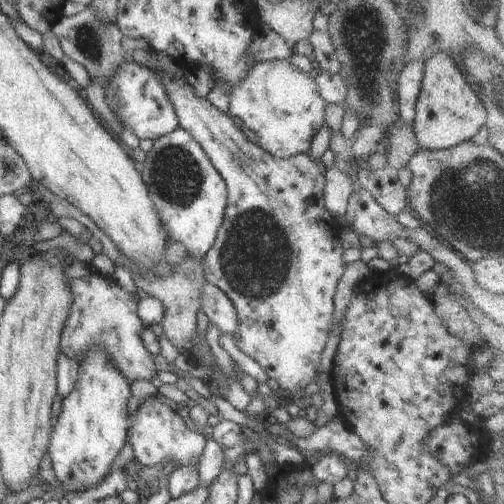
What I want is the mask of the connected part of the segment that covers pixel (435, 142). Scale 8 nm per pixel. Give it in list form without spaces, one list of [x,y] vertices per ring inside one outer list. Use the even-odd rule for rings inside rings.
[[[438,51],[424,64],[425,71],[413,122],[413,131],[419,148],[425,151],[439,151],[464,141],[472,141],[472,137],[487,121],[483,102],[467,83],[466,77],[456,66],[450,52]]]

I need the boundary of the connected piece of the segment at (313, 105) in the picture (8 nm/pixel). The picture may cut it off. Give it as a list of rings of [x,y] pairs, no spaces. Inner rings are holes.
[[[290,60],[256,63],[230,91],[227,115],[258,147],[272,156],[290,158],[309,152],[314,134],[325,124],[327,102],[320,96],[313,74],[306,74]]]

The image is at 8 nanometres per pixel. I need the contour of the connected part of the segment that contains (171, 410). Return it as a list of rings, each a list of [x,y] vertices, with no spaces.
[[[156,395],[156,396],[152,396],[152,397],[147,397],[143,400],[140,400],[139,402],[139,405],[138,407],[136,408],[136,410],[134,410],[134,412],[132,412],[132,414],[129,414],[129,420],[128,420],[128,430],[127,430],[127,441],[128,441],[128,444],[130,444],[130,448],[132,448],[132,452],[134,453],[134,456],[135,456],[135,459],[138,460],[138,462],[141,462],[144,466],[156,466],[156,464],[162,464],[162,462],[166,461],[166,460],[169,460],[167,463],[165,463],[163,465],[163,467],[161,468],[164,468],[164,466],[166,465],[170,465],[172,466],[172,468],[174,467],[191,467],[192,465],[194,465],[195,467],[198,467],[198,464],[199,464],[199,458],[200,458],[200,455],[202,454],[202,450],[204,450],[204,446],[206,446],[206,440],[205,438],[200,434],[200,433],[197,433],[195,431],[195,429],[193,428],[193,426],[191,426],[188,422],[185,422],[184,419],[182,419],[182,417],[180,417],[180,415],[178,415],[175,411],[175,406],[172,405],[171,403],[169,403],[168,401],[166,401],[161,395]]]

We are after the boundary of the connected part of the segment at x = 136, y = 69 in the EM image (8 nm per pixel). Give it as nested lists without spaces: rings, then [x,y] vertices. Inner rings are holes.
[[[122,62],[119,68],[113,83],[104,87],[105,99],[114,114],[125,122],[125,127],[132,129],[140,140],[150,138],[153,141],[176,130],[179,127],[177,114],[154,72],[136,62]]]

